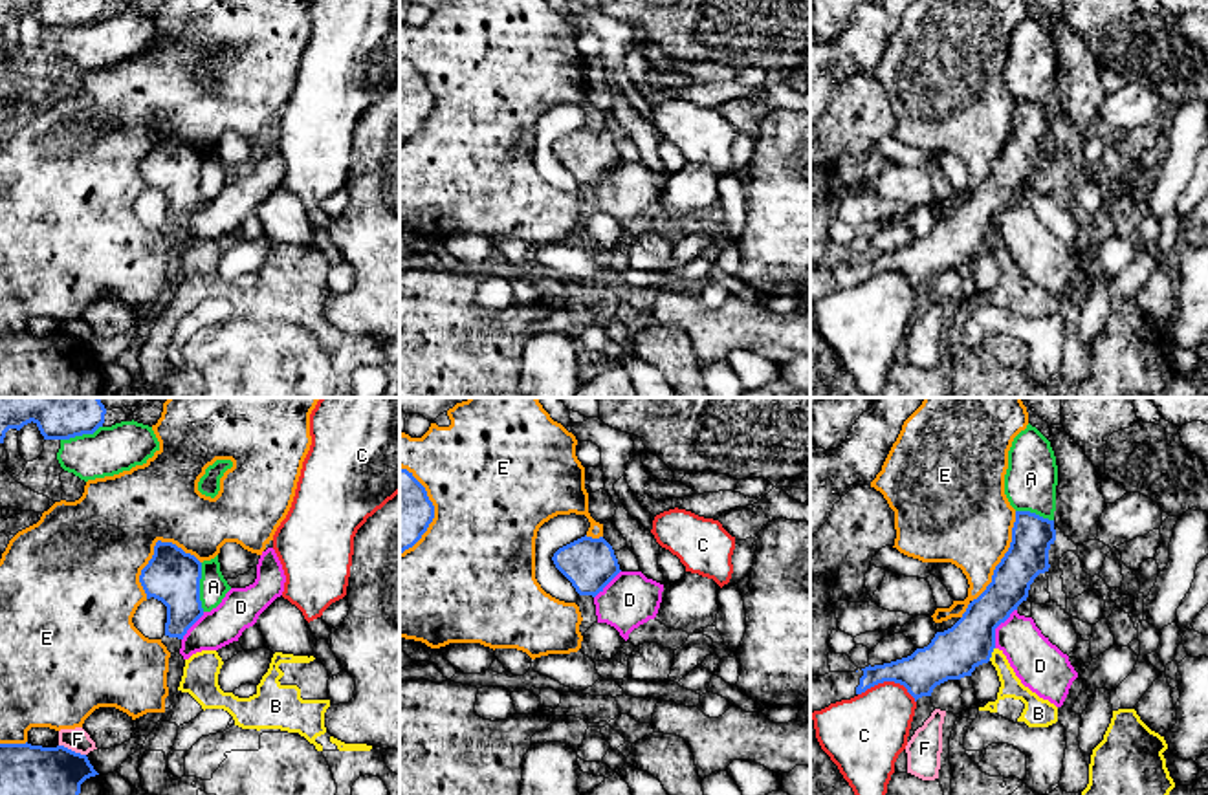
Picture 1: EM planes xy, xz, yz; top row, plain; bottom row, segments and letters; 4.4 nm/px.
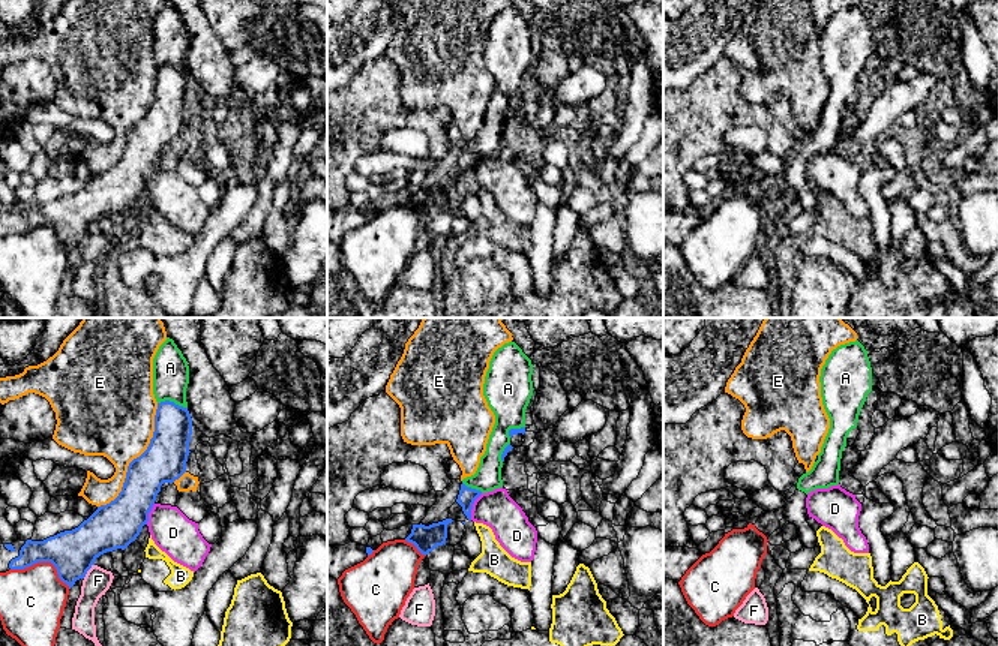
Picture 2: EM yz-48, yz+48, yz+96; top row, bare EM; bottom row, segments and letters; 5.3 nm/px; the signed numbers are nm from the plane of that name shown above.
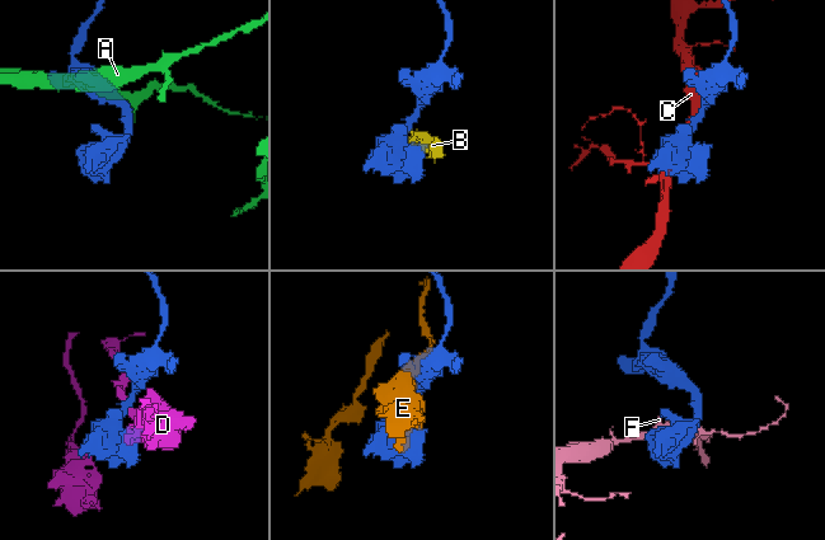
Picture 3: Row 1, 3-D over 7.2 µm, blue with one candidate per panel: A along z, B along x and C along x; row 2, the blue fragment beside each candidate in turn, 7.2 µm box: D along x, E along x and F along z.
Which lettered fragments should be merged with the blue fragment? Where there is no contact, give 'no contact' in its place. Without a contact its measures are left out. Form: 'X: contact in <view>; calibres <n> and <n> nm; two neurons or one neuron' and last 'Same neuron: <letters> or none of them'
A: contact in xy; calibres 240 and 120 nm; two neurons
B: contact in yz; calibres 220 and 100 nm; two neurons
C: contact in yz; calibres 180 and 320 nm; two neurons
D: contact in yz; calibres 220 and 220 nm; two neurons
E: contact in yz; calibres 180 and 400 nm; two neurons
F: contact in xy; calibres 360 and 100 nm; two neurons
Same neuron: none of them

